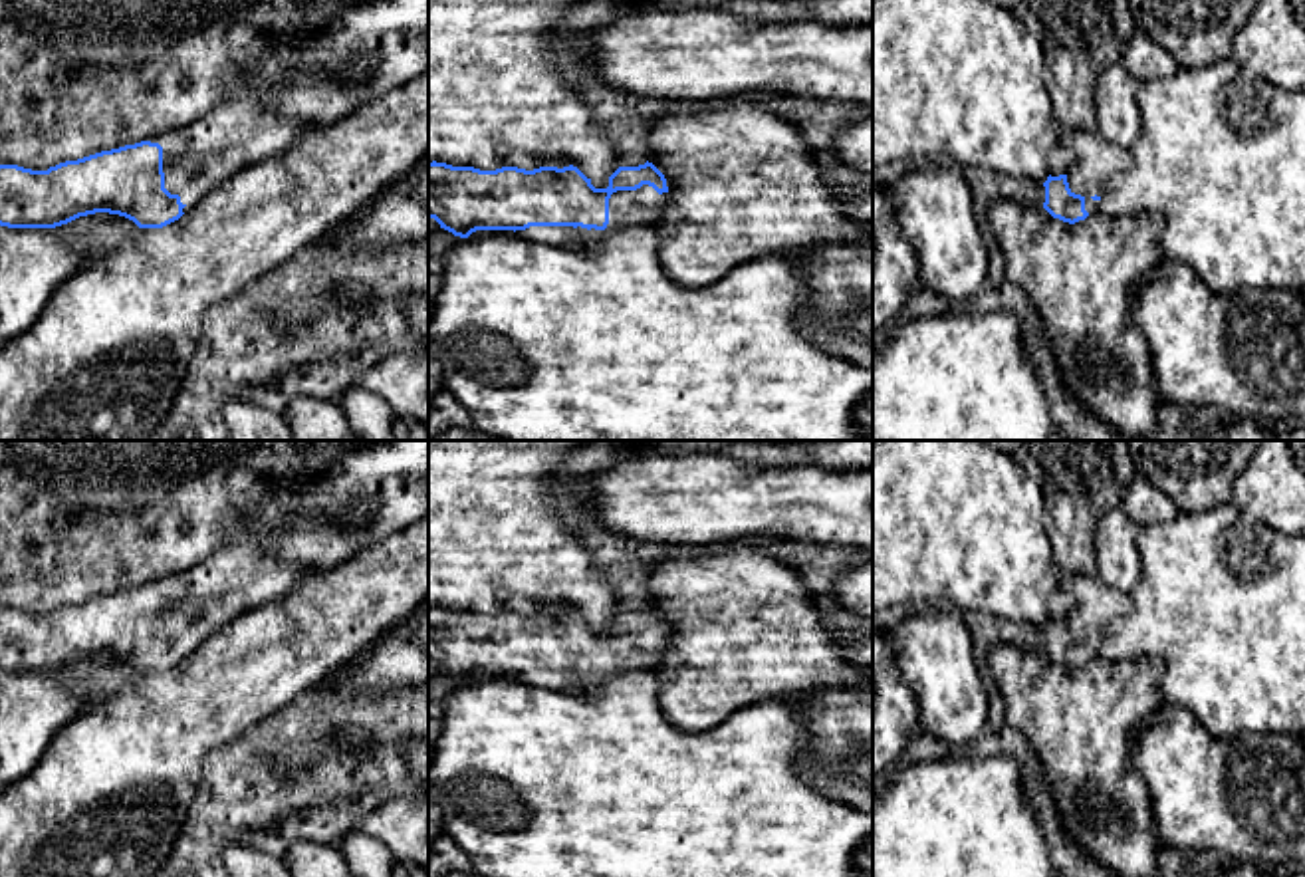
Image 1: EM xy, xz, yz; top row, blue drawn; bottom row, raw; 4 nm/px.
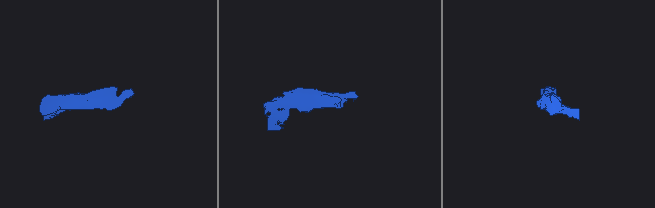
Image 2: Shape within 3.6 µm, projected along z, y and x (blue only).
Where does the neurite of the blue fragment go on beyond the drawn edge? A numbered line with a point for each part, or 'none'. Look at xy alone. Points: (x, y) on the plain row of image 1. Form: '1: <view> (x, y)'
1: xy (242, 574)

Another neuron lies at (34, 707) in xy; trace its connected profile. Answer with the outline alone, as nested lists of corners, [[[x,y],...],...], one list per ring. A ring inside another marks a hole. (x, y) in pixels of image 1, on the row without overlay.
[[[109,657],[56,673],[0,671],[0,792],[38,764],[65,724],[139,675],[133,665]]]

